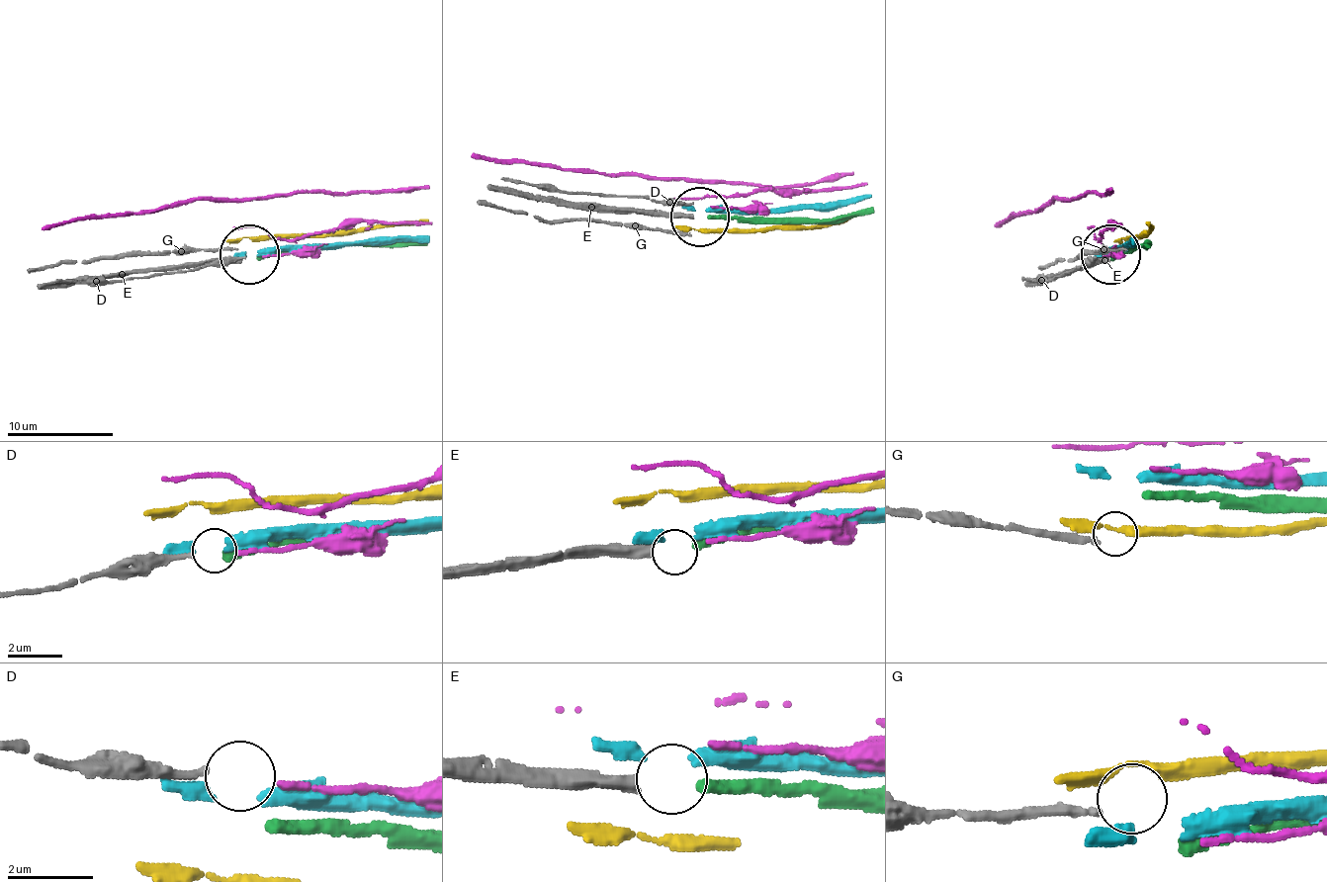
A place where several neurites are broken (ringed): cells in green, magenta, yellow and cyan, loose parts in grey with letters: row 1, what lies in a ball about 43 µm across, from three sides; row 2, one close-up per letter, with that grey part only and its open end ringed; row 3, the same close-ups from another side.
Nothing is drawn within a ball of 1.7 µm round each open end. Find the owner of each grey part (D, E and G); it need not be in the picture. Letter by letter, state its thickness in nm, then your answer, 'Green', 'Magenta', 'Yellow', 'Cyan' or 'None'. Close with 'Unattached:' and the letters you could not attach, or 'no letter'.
D: Thickness 180 nm. Magenta
E: Thickness 360 nm. Green
G: Thickness 200 nm. None
Unattached: G

